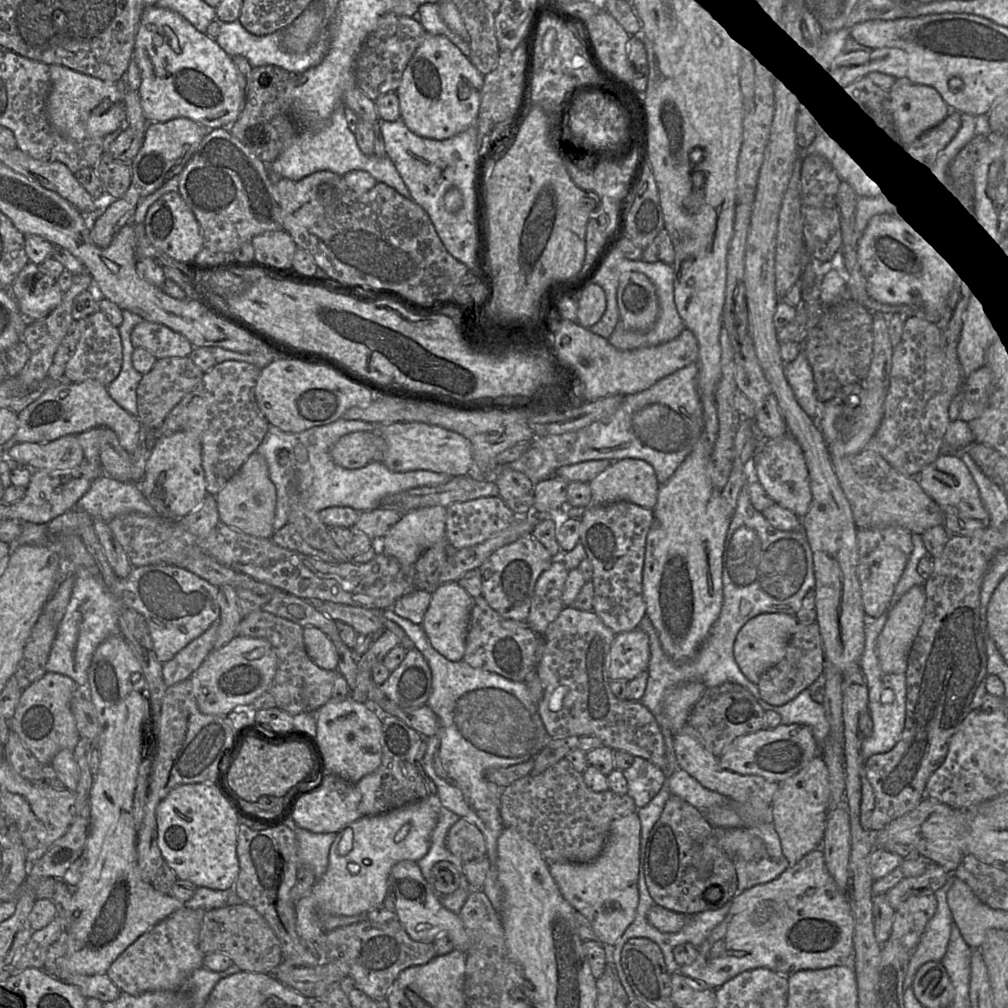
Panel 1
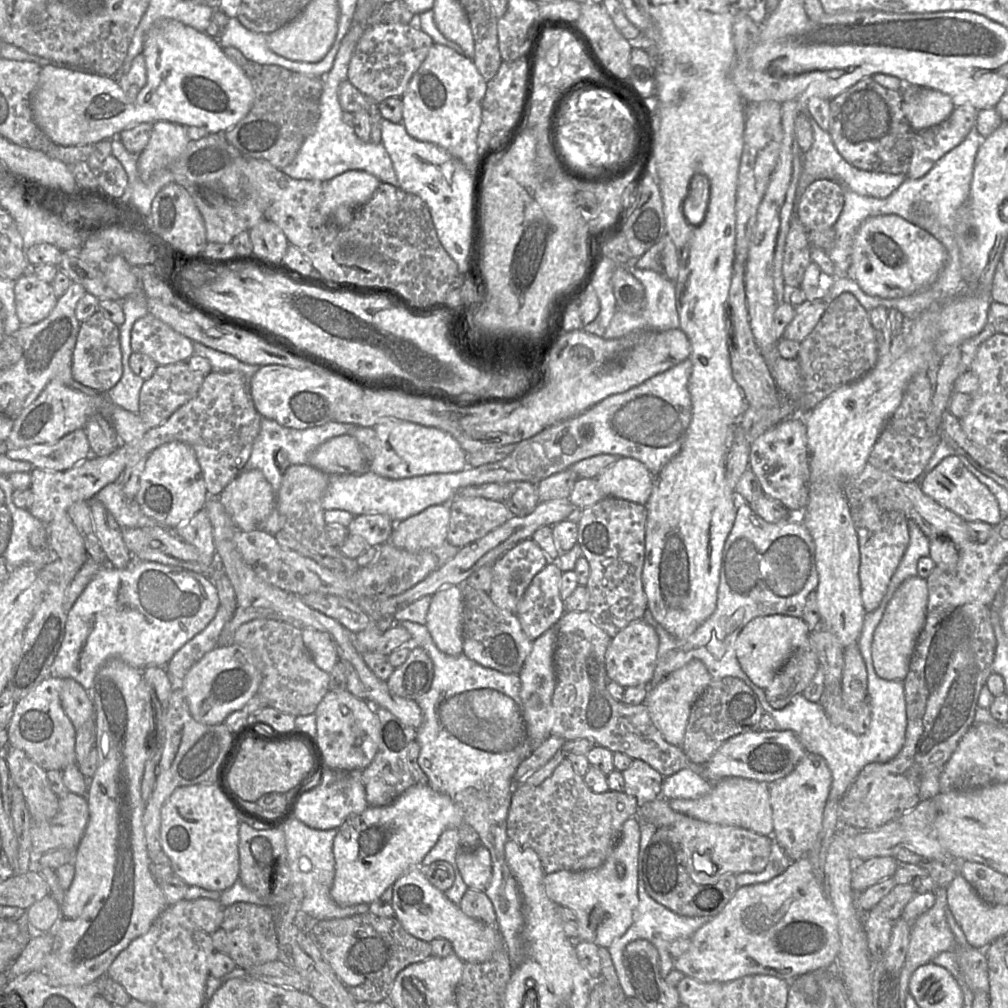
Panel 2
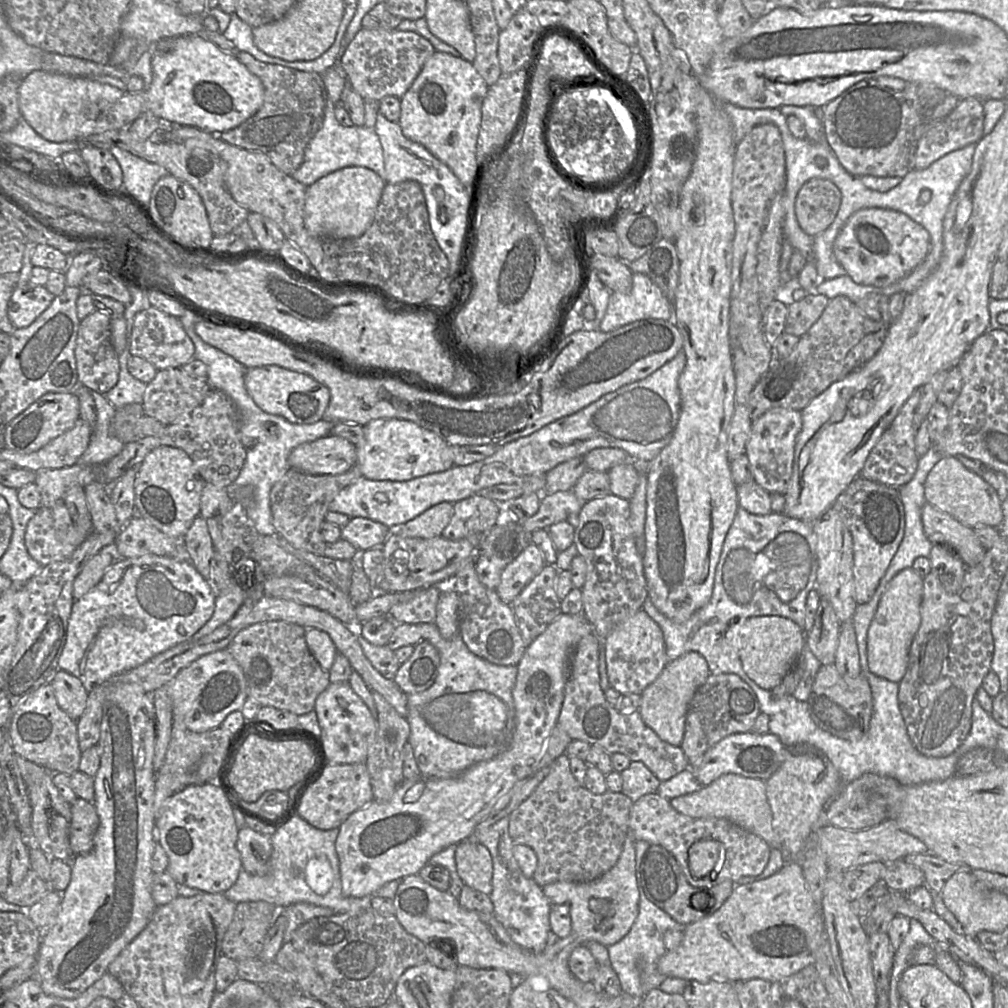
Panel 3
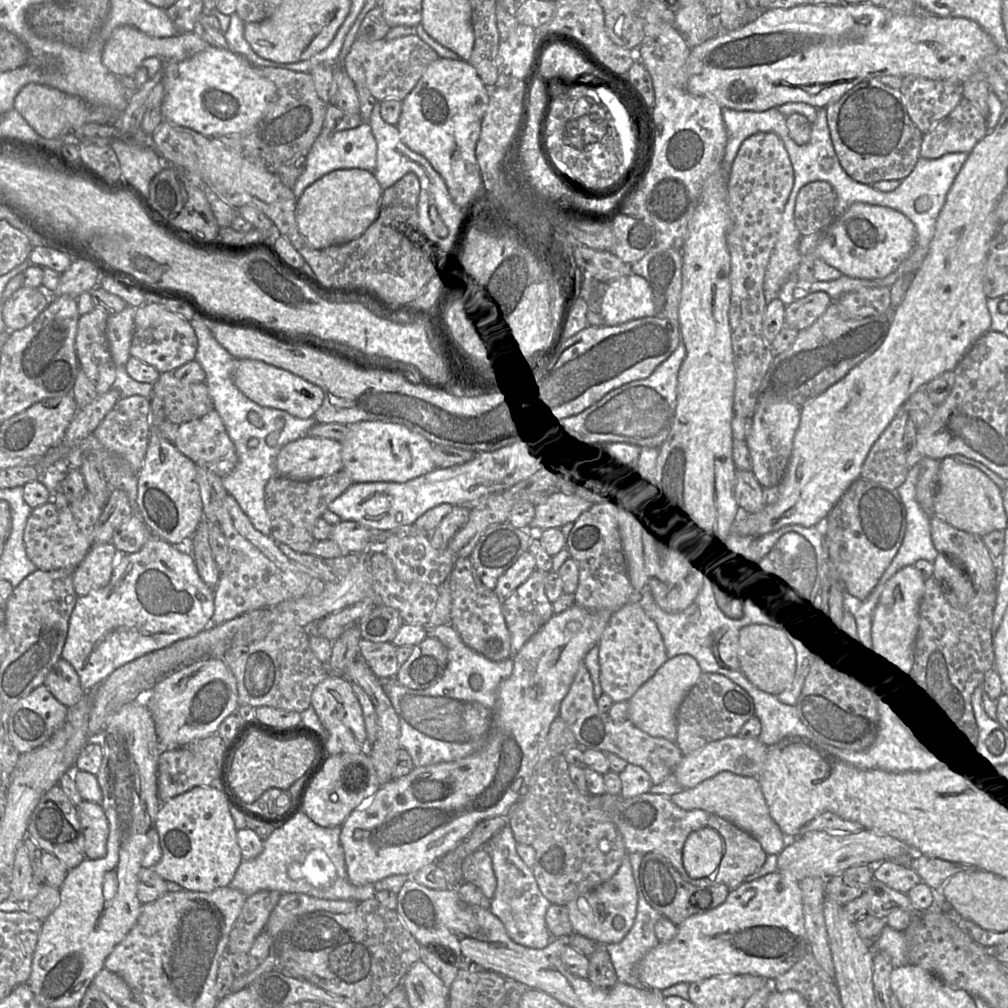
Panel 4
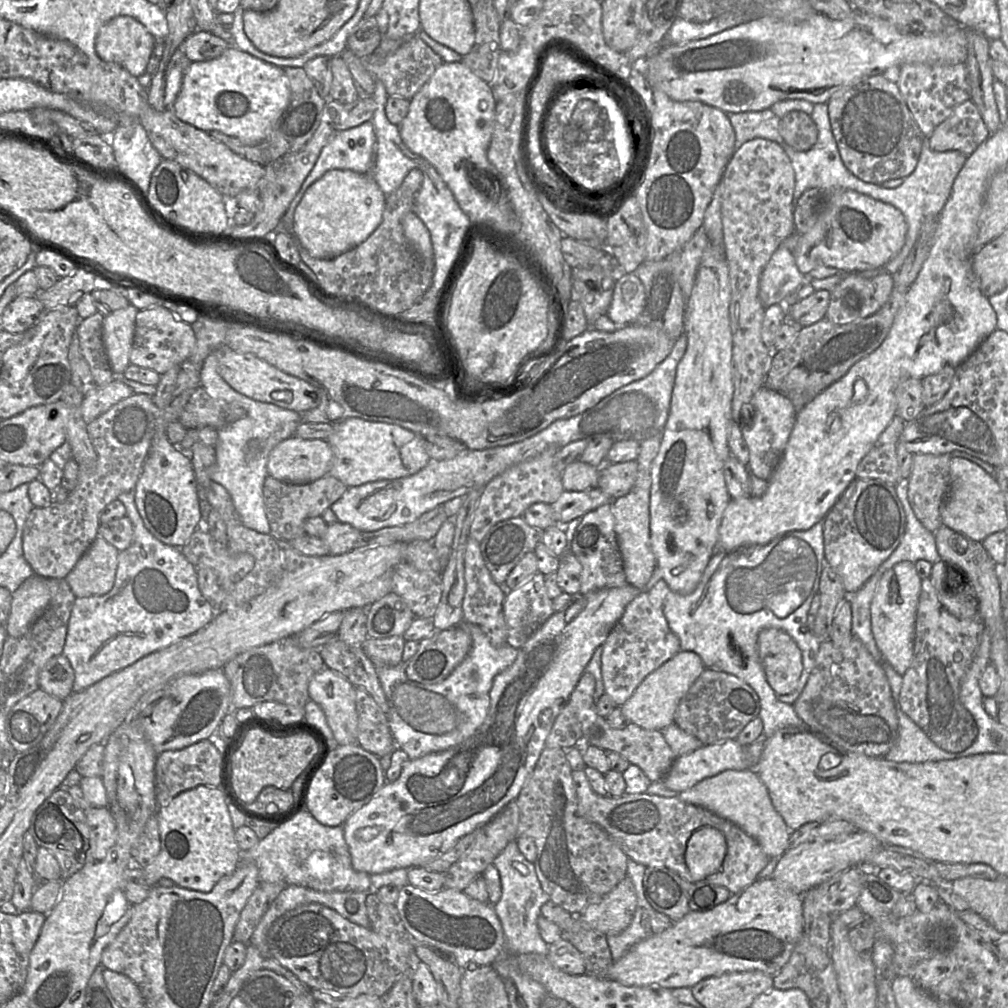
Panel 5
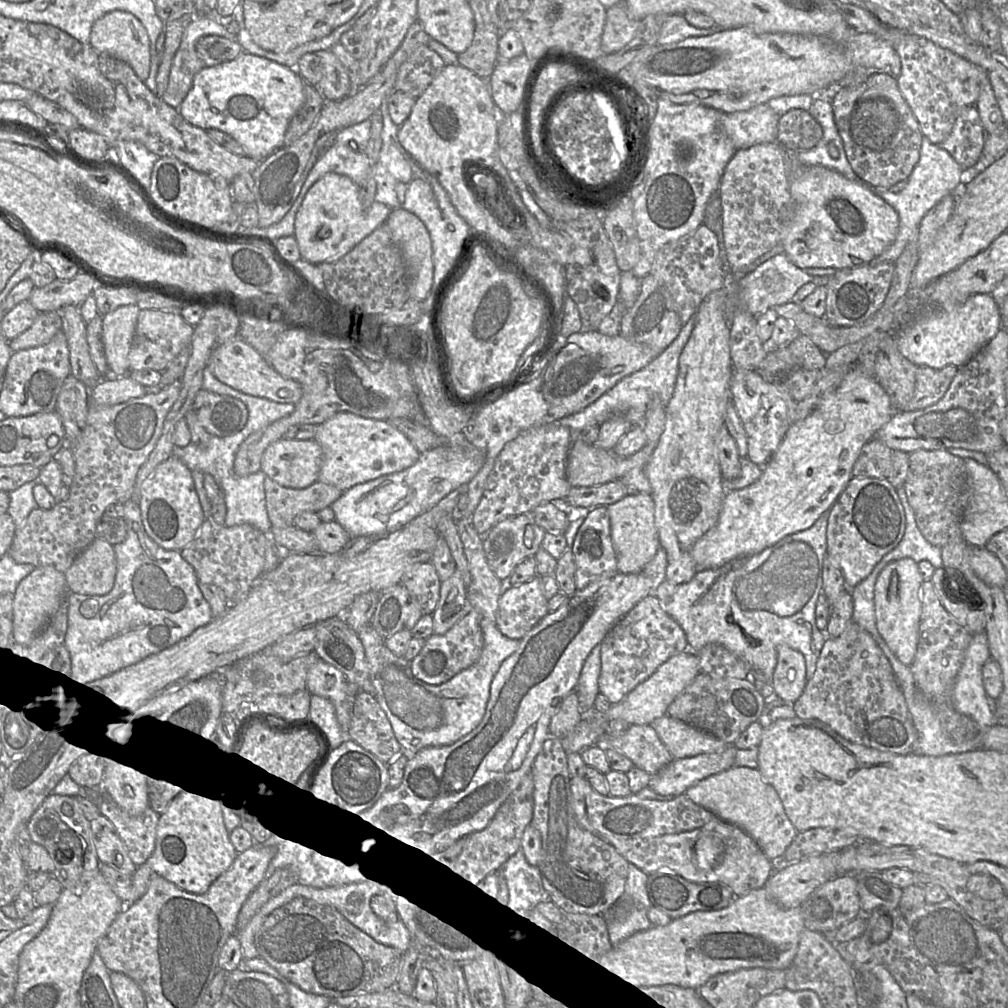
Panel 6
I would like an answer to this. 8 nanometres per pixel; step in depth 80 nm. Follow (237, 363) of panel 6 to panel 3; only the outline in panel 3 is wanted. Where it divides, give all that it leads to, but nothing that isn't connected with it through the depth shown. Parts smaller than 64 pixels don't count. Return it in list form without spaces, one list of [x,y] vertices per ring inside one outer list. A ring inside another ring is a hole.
[[[275,365],[248,368],[244,385],[254,403],[264,412],[281,416],[293,424],[314,424],[323,418],[330,402],[328,388],[310,376]]]

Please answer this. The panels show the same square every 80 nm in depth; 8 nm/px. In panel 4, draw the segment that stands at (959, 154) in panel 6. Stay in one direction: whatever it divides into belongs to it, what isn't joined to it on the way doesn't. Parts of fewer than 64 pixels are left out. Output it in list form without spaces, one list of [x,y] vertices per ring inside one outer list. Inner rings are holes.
[[[963,97],[947,117],[923,134],[920,157],[937,159],[948,153],[970,153],[988,132],[986,119]]]

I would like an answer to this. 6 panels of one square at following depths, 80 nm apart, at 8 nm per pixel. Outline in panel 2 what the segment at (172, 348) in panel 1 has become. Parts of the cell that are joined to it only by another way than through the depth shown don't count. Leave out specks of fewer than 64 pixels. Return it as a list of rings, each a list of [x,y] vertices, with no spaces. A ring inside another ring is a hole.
[[[150,313],[134,323],[131,348],[133,352],[146,354],[157,365],[187,361],[194,354],[192,340]]]

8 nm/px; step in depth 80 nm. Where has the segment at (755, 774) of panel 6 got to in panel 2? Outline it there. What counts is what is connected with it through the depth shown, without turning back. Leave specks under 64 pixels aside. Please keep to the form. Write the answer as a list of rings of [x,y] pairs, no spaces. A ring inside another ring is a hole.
[[[727,777],[712,782],[711,791],[698,799],[669,800],[670,807],[681,814],[707,823],[735,826],[763,836],[773,836],[772,808],[768,784],[741,777]]]

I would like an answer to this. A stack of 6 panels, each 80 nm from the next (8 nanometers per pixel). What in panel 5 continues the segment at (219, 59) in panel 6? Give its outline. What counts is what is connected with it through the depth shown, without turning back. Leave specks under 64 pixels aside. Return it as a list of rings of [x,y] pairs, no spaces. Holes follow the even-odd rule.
[[[195,31],[185,38],[178,49],[182,50],[191,62],[208,61],[219,57],[230,45],[211,32]]]

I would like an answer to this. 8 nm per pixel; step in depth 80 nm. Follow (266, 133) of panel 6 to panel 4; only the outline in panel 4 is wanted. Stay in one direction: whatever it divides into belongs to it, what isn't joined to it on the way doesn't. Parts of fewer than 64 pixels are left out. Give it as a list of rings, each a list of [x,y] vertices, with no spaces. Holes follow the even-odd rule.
[[[209,46],[182,61],[163,62],[163,120],[214,137],[244,132],[266,114],[277,94],[275,84],[244,57],[230,49]]]

